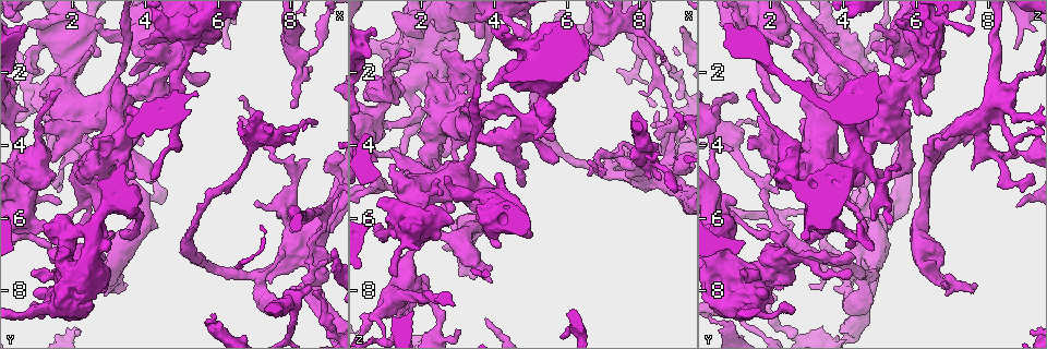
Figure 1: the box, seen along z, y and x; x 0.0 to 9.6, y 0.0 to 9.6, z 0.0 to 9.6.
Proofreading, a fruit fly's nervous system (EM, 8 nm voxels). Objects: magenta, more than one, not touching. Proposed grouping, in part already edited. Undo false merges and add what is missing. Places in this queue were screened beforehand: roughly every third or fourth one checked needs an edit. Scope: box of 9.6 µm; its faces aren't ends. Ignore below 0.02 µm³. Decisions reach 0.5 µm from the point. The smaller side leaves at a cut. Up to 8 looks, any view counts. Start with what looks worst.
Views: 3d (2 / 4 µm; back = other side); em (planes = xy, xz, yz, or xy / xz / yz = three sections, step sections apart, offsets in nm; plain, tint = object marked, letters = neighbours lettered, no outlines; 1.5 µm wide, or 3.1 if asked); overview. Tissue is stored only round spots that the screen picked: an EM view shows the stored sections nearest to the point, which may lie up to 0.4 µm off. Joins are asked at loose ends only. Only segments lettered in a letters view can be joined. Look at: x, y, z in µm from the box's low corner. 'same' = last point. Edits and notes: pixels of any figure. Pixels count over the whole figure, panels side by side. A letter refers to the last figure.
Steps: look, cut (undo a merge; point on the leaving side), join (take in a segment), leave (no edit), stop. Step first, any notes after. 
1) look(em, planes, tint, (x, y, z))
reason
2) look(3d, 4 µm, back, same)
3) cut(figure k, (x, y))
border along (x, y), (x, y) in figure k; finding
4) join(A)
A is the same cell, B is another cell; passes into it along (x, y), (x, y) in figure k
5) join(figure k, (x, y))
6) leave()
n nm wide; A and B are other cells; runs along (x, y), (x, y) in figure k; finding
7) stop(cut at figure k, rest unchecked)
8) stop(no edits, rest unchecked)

look(em, xy, step 8, letters, (6.65, 2.70, 4.40))
tapers out

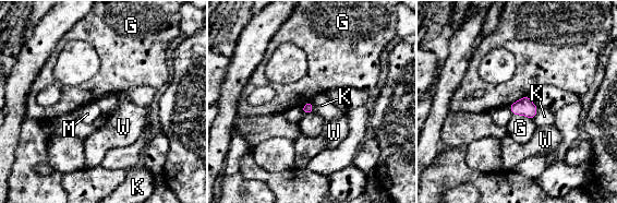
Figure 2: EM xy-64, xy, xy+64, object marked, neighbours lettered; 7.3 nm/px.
look(em, planes, letters, same)
another direction

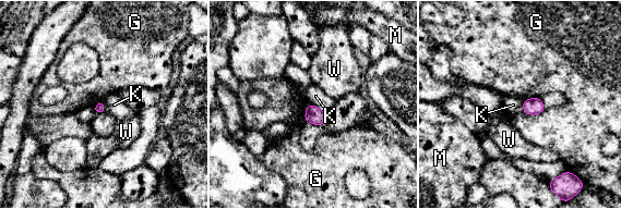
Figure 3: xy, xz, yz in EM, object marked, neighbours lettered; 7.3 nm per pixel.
leave()
G, K, M and W are other cells; border along (309, 102), (324, 111) in figure 3; none of them fits

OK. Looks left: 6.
look(3d, 4 µm, (1.45, 7.50, 4.25))
branch stops here

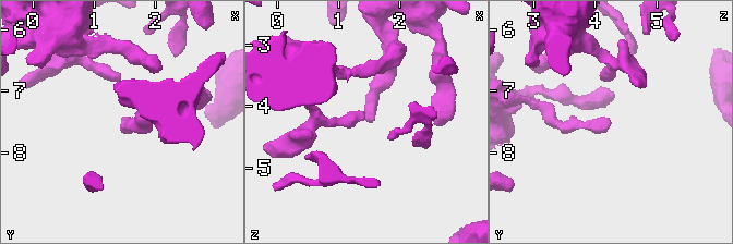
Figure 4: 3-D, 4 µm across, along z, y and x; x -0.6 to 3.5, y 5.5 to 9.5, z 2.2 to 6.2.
look(em, xy, step 4, letters, (1.45, 7.50, 4.25))

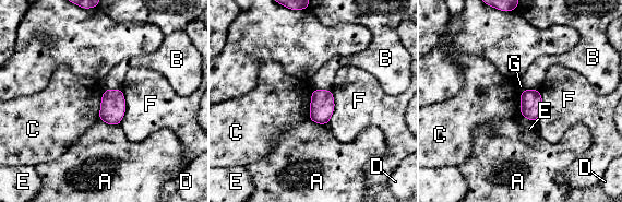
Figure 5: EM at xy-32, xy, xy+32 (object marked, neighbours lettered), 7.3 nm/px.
look(em, xz, step 8, letters, same)

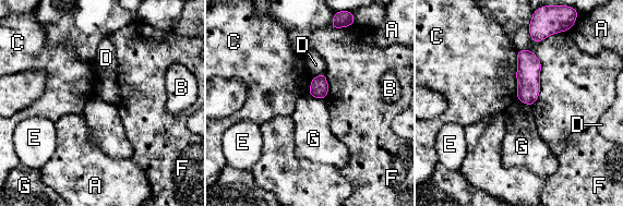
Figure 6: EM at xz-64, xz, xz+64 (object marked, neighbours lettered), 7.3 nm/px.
leave()
A, B, C, D, E, F and G are other cells; border along (309, 94), (323, 99) in figure 6; no lettered segment goes on from it

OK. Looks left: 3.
look(em, planes, letters, (5.95, 7.40, 4.30))
narrows sharply

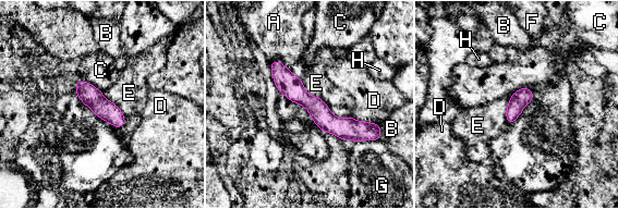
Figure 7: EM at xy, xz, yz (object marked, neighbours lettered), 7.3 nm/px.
leave()
A, B, C, D, E, F, G and H are other cells; one neuron here

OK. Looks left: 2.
look(em, xz, step 8, tint, (6.15, 0.55, 9.00))
calibre changes

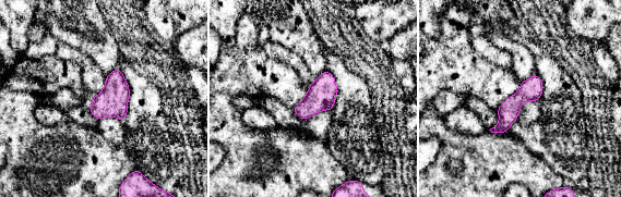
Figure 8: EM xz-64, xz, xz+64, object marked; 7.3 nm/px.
look(em, yz, step 4, letters, same)
another direction

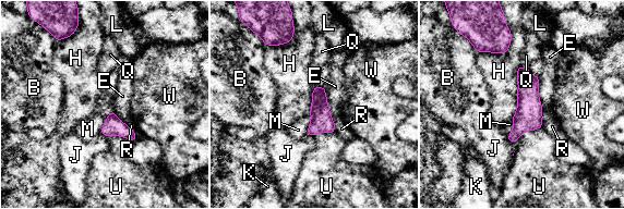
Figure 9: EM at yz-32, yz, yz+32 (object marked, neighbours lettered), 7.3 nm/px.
leave()
70 nm wide; B, E, H, J, K, L, M, Q, R, U and W are other cells; border along (520, 64), (517, 109), (510, 120) in figure 9; all the same neuron

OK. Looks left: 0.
stop(no edits, rest unchecked)

